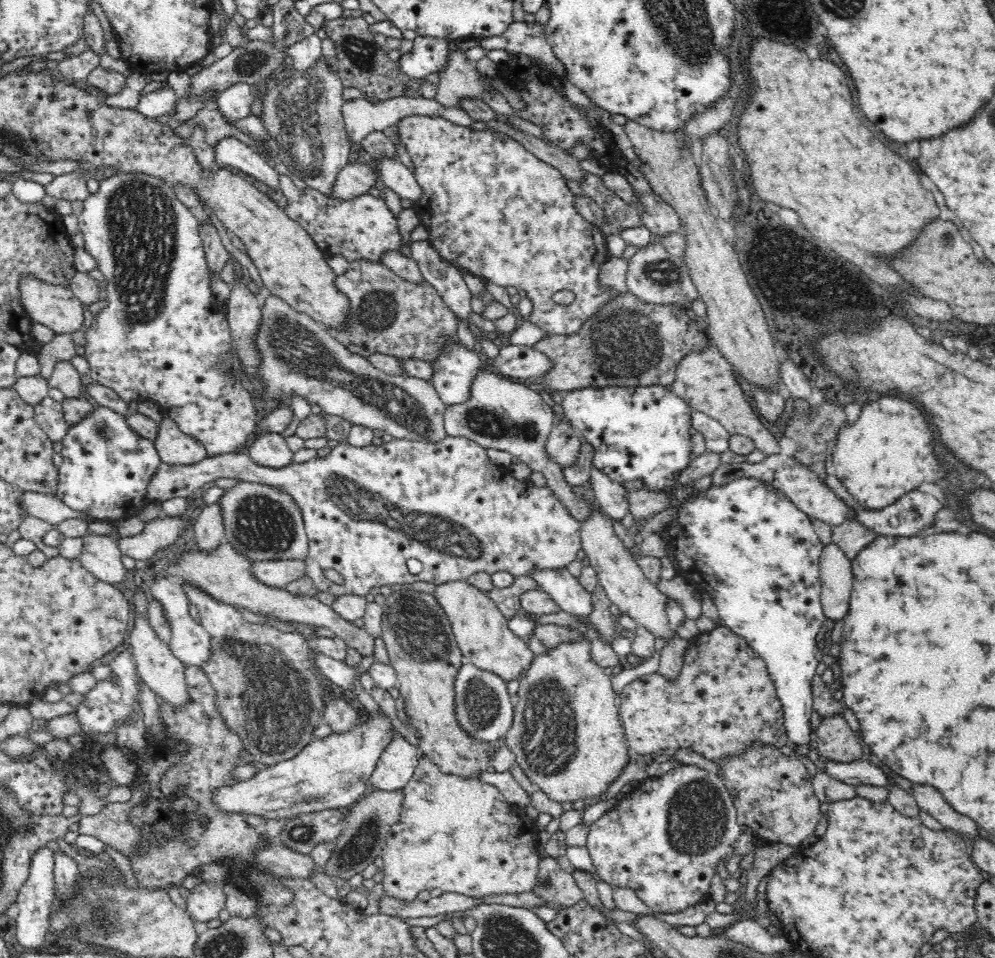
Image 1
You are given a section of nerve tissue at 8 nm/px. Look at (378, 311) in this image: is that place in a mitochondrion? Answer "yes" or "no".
yes

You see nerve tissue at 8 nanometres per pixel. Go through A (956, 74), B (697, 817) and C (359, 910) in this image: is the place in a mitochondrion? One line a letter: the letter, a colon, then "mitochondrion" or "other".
A: other
B: mitochondrion
C: other

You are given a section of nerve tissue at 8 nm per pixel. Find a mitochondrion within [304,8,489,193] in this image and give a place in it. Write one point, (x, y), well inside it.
(364, 57)

